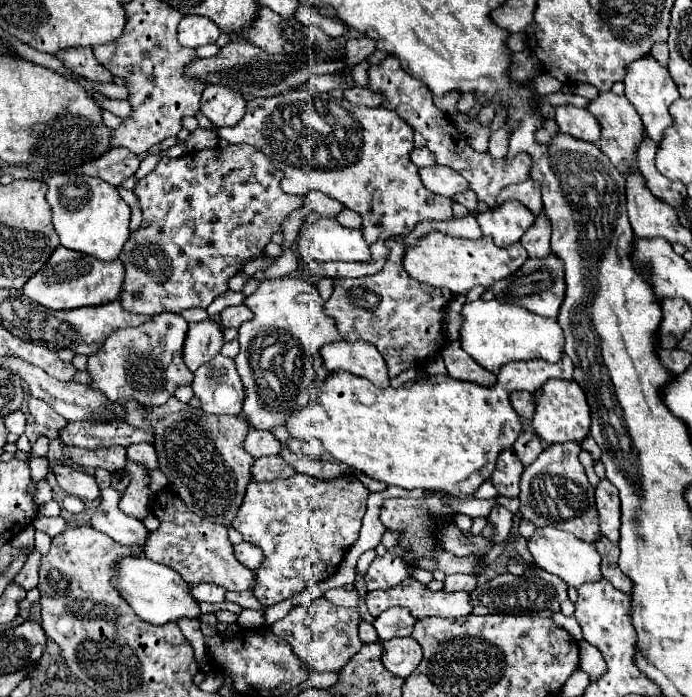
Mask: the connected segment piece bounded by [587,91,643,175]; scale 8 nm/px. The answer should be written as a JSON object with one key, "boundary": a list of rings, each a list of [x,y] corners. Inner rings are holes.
{"boundary":[[[611,91],[607,93],[599,93],[597,99],[591,99],[587,105],[587,111],[599,121],[601,125],[601,139],[597,141],[597,147],[611,159],[611,163],[623,173],[627,175],[629,169],[637,169],[637,163],[633,159],[633,147],[637,147],[637,143],[641,143],[641,131],[643,131],[643,123],[637,115],[637,111],[633,109],[633,105],[625,99],[625,95],[615,95]]]}

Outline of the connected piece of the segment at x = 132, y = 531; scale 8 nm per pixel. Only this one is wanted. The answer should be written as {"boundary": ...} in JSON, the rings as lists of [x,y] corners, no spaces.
{"boundary":[[[113,487],[103,489],[101,503],[91,517],[91,527],[109,535],[117,543],[145,545],[149,531],[145,529],[145,525],[139,519],[129,517],[123,511],[119,511],[119,507],[117,507],[119,499],[121,499],[121,493],[117,489],[113,489]]]}

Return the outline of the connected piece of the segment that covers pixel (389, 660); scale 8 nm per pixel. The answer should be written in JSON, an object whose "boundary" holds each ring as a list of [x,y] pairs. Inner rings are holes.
{"boundary":[[[395,637],[383,643],[381,661],[385,669],[395,673],[397,677],[409,677],[421,663],[421,657],[421,645],[413,637]]]}

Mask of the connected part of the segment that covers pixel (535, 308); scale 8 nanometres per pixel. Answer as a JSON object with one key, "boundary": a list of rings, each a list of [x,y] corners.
{"boundary":[[[549,253],[547,257],[543,259],[527,259],[513,275],[497,281],[493,285],[493,291],[495,291],[495,297],[497,301],[501,303],[513,303],[513,305],[519,305],[519,307],[525,307],[537,315],[545,315],[545,317],[551,317],[555,319],[557,317],[557,311],[563,303],[563,295],[565,295],[565,269],[563,269],[563,261]]]}

